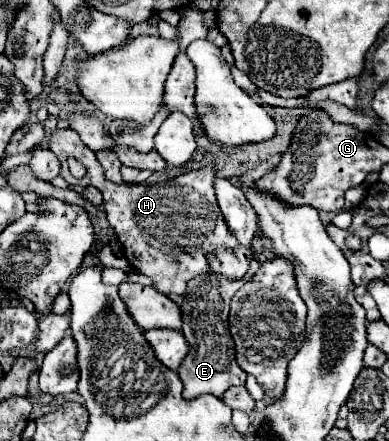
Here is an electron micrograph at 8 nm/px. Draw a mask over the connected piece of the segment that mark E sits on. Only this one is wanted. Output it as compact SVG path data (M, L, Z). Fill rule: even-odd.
M208 273L208 275L198 275L196 279L188 281L188 291L186 291L186 301L180 305L182 309L182 319L184 327L182 333L188 341L188 355L182 361L178 375L184 383L182 395L186 399L210 393L216 397L222 397L226 389L234 385L244 385L246 373L238 367L236 355L234 355L234 343L228 331L228 311L230 311L230 299L232 295L250 279L250 273L240 279L240 281L228 281L220 275Z

